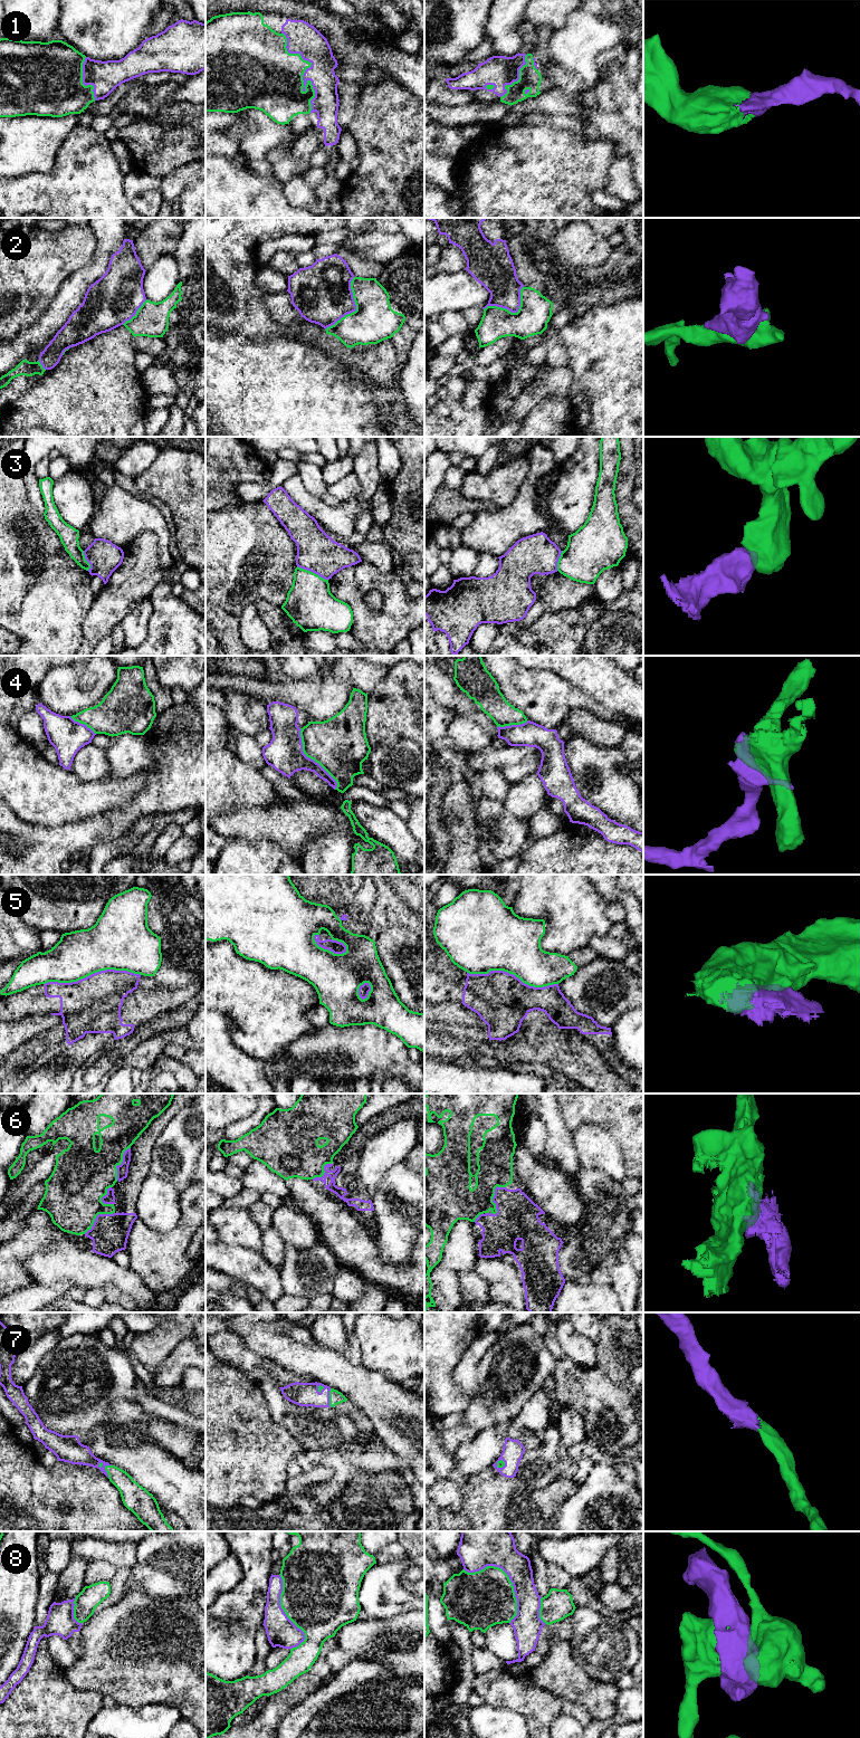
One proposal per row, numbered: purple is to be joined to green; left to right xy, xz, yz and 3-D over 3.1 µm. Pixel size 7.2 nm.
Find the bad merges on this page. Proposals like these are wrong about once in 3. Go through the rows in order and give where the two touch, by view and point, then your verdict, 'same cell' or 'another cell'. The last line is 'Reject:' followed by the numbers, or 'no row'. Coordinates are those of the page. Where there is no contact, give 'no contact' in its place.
1: xz (304, 72) | same cell
2: xz (356, 308) | another cell
3: xz (312, 572) | another cell
4: xz (312, 758) | another cell
5: xy (92, 973) | another cell
6: yz (493, 1196) | another cell
7: xz (330, 1397) | same cell
8: yz (508, 1577) | another cell
Reject: 2, 3, 4, 5, 6, 8

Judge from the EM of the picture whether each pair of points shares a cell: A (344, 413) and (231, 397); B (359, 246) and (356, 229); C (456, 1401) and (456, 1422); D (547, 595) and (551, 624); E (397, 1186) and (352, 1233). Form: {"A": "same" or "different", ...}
{"A": "same", "B": "different", "C": "different", "D": "different", "E": "different"}

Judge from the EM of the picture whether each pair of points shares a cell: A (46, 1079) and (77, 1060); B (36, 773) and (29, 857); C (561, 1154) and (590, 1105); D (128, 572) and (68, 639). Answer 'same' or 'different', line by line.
A: same
B: different
C: different
D: different

